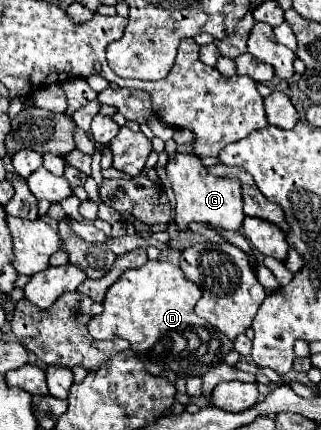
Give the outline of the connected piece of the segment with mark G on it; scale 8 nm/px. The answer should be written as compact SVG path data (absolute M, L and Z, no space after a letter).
M177 153L173 161L167 163L167 177L175 193L175 225L183 231L189 229L189 223L203 223L215 229L241 231L243 229L243 197L239 179L219 179L207 173L197 155Z

